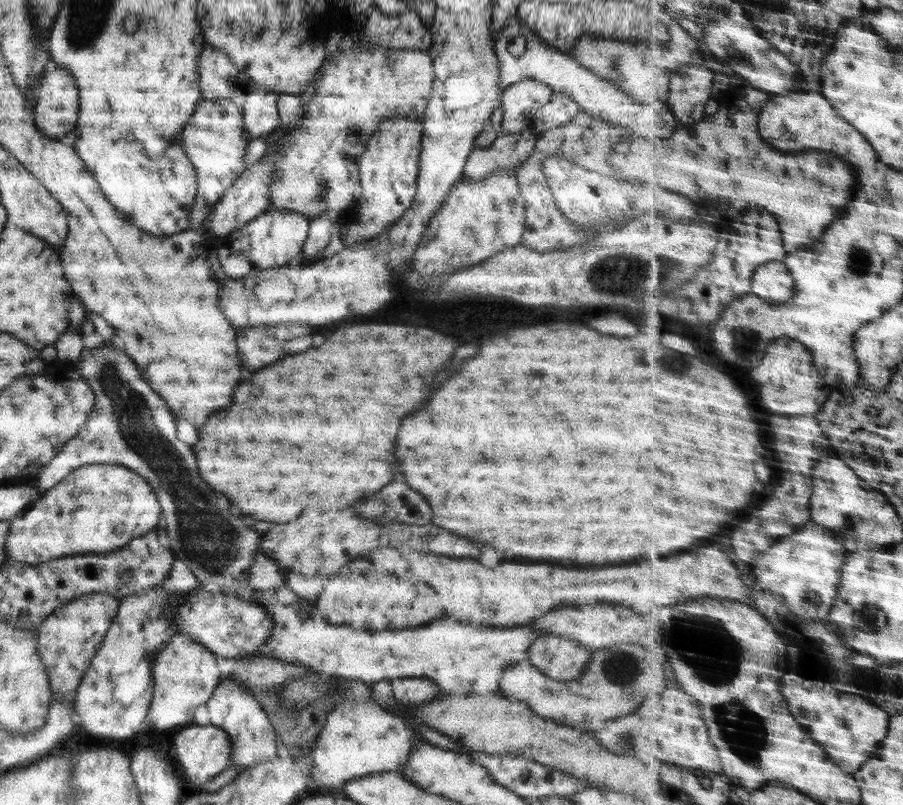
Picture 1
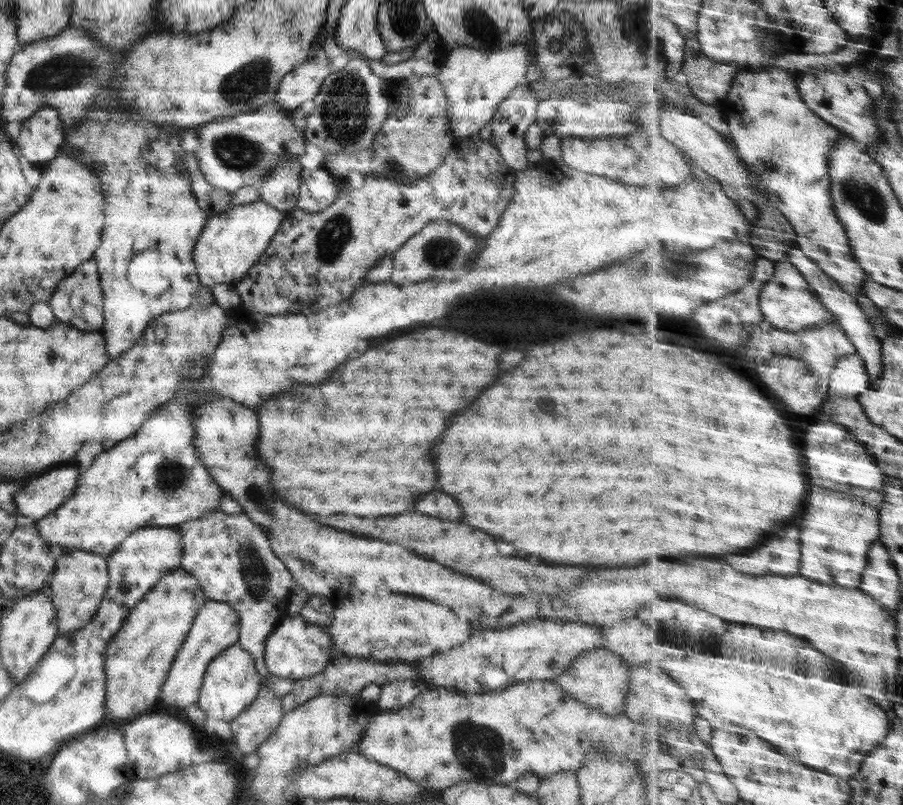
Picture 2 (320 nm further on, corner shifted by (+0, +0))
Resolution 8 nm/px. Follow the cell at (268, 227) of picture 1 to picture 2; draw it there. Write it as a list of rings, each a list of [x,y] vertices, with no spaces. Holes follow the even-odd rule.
[[[261,200],[236,207],[227,206],[207,217],[193,246],[193,263],[199,284],[213,287],[215,284],[235,284],[241,280],[269,246],[273,233],[284,218],[285,211],[281,212]]]

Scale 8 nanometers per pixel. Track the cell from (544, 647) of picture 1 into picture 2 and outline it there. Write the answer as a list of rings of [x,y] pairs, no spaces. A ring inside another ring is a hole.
[[[607,649],[584,650],[554,681],[575,700],[607,716],[623,714],[624,696],[628,690],[629,665]]]

